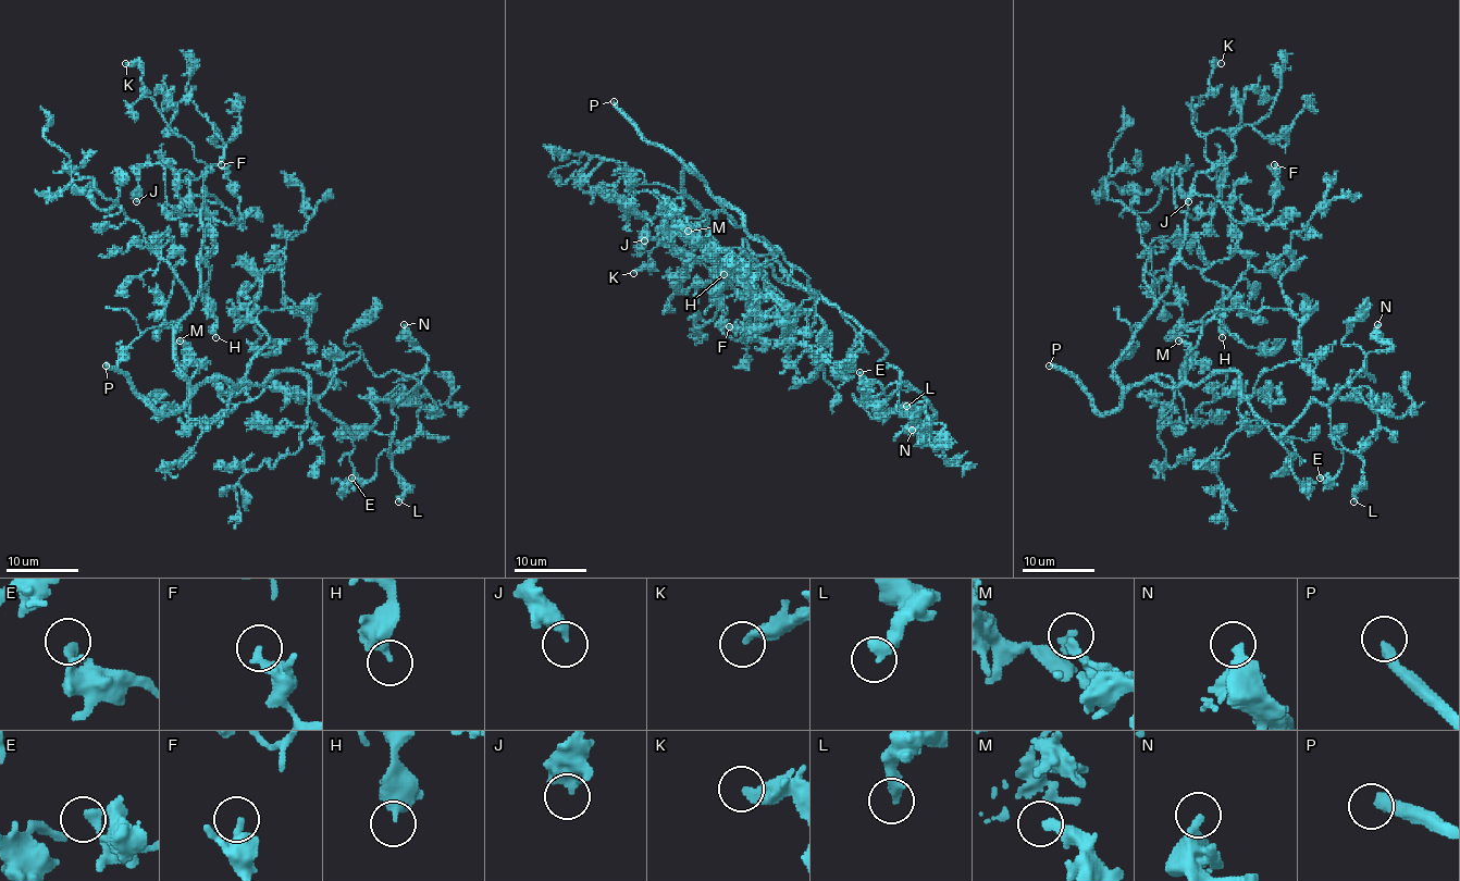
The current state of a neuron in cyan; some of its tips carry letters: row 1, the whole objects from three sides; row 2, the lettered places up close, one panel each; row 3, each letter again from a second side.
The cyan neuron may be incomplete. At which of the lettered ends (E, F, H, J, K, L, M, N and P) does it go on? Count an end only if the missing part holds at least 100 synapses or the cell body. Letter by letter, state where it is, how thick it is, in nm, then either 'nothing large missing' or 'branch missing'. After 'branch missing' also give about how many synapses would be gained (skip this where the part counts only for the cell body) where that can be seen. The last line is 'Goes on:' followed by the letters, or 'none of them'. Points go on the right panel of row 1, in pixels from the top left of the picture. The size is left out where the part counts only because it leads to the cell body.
E: at (1320, 478); 320 nm thick; nothing large missing
F: at (1274, 164); 280 nm thick; nothing large missing
H: at (1222, 337); 400 nm thick; nothing large missing
J: at (1188, 201); 400 nm thick; nothing large missing
K: at (1221, 63); 380 nm thick; nothing large missing
L: at (1353, 501); 440 nm thick; nothing large missing
M: at (1178, 340); 320 nm thick; nothing large missing
N: at (1377, 324); 480 nm thick; nothing large missing
P: at (1049, 365); 400 nm thick; branch missing
Goes on: P

